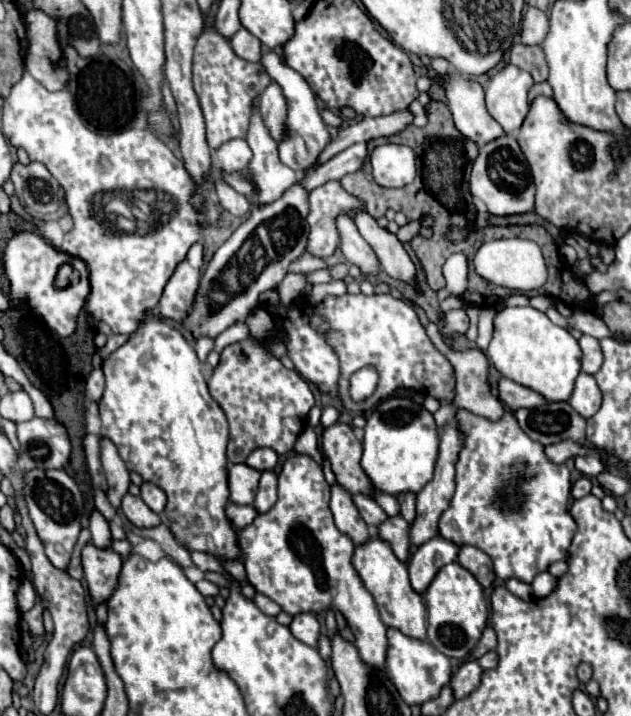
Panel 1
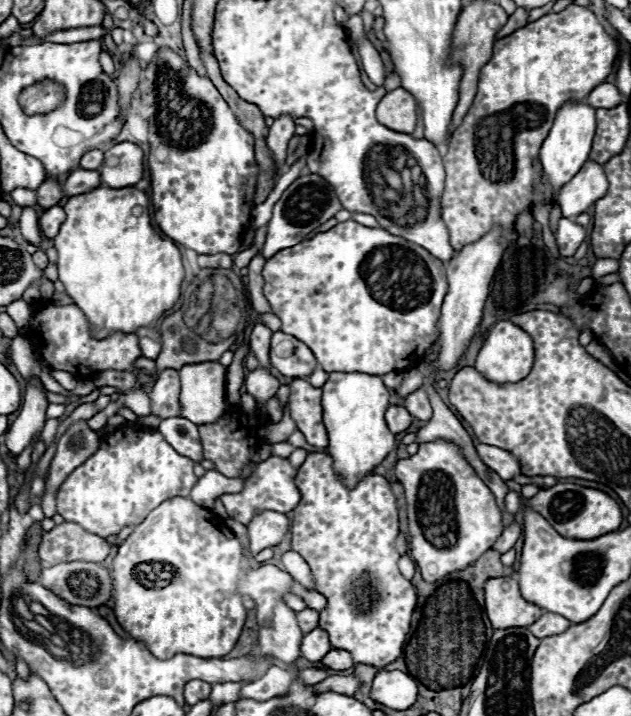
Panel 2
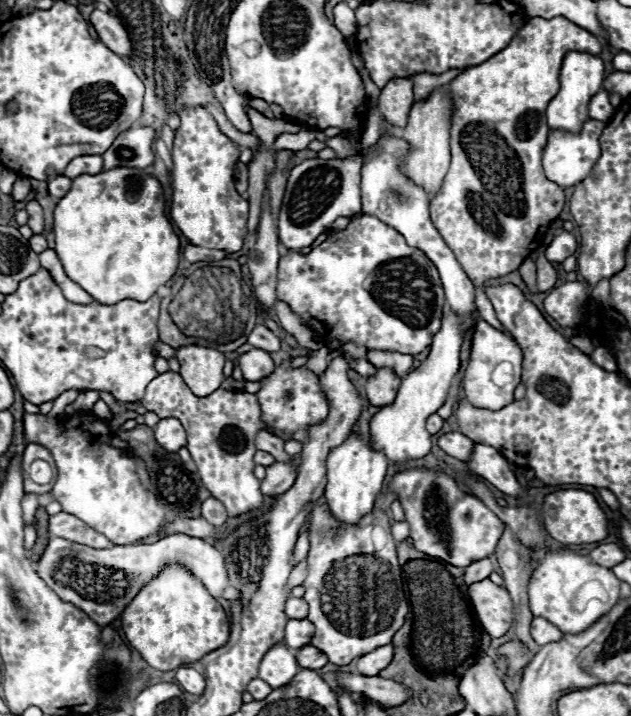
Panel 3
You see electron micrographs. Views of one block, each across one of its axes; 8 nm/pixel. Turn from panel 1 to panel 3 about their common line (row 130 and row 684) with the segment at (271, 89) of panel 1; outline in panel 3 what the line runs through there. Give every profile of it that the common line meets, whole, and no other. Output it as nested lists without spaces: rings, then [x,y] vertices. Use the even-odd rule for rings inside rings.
[[[286,644],[272,646],[260,662],[260,678],[268,680],[272,688],[280,688],[280,684],[288,684],[288,680],[292,680],[296,672],[298,672],[296,654],[290,648],[286,648]]]

